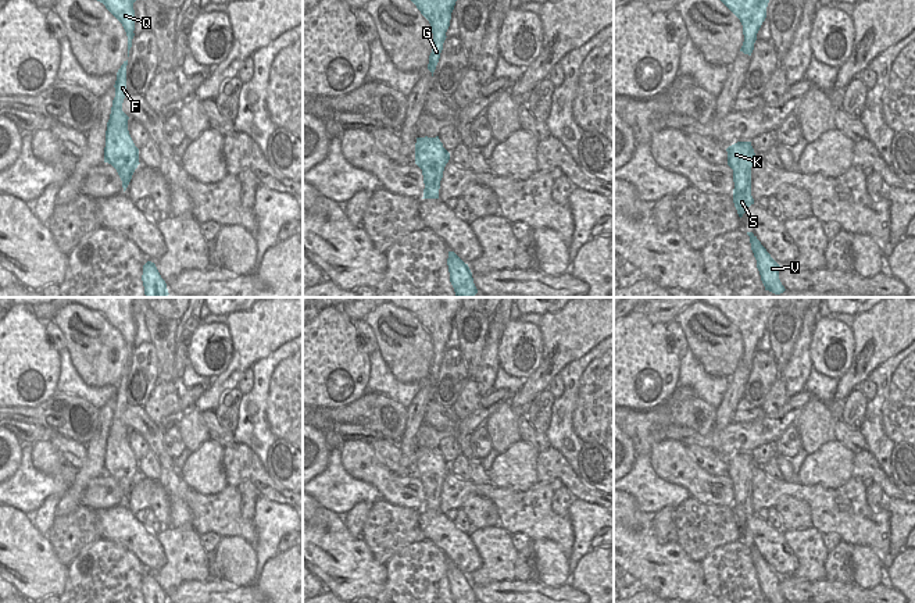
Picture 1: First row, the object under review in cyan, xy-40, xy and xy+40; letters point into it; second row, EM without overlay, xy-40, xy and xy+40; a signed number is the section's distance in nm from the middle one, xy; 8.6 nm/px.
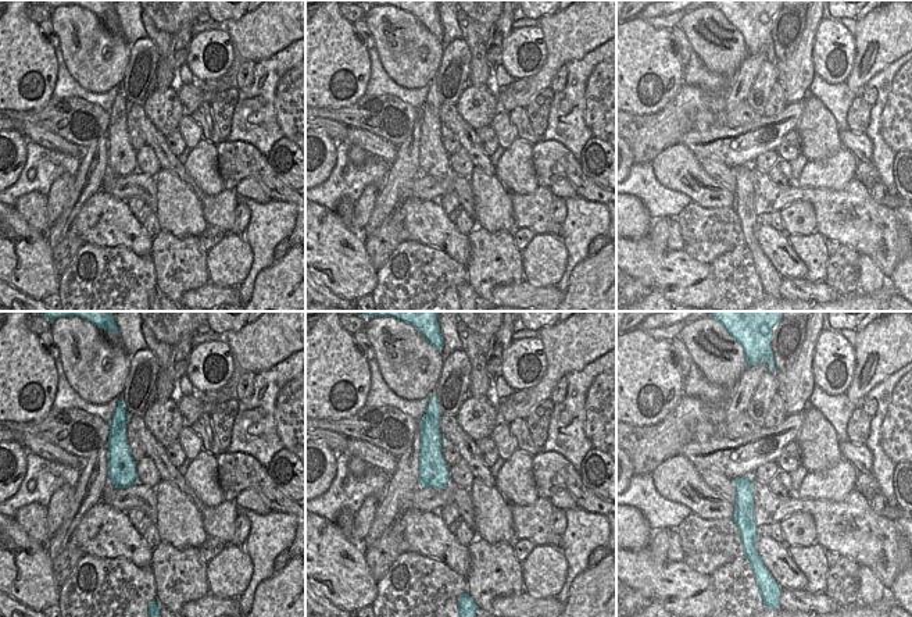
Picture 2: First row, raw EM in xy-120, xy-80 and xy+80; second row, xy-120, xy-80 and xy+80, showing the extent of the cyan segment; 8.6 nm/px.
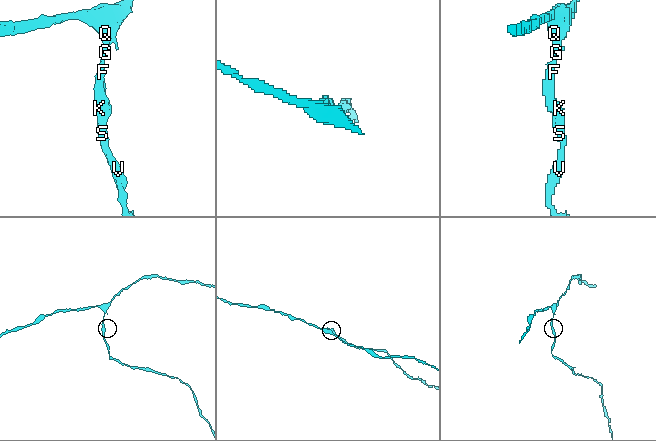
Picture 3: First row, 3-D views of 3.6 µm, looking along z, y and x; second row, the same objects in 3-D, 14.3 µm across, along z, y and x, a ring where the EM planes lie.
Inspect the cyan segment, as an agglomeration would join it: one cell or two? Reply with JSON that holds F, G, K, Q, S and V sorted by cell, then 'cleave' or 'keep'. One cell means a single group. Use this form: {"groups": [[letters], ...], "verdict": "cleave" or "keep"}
{"groups": [["F", "G", "K", "Q", "S", "V"]], "verdict": "keep"}

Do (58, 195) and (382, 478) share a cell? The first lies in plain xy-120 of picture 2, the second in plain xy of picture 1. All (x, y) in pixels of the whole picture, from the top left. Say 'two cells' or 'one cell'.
two cells

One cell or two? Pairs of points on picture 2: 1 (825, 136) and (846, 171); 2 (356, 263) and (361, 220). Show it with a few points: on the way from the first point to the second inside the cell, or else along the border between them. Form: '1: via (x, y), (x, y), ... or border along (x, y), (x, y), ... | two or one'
1: border along (843, 146), (830, 156), (808, 161) | two
2: border along (350, 227), (358, 234) | two

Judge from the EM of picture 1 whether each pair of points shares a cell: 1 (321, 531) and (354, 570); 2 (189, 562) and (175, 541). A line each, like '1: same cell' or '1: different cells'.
1: same cell
2: same cell

